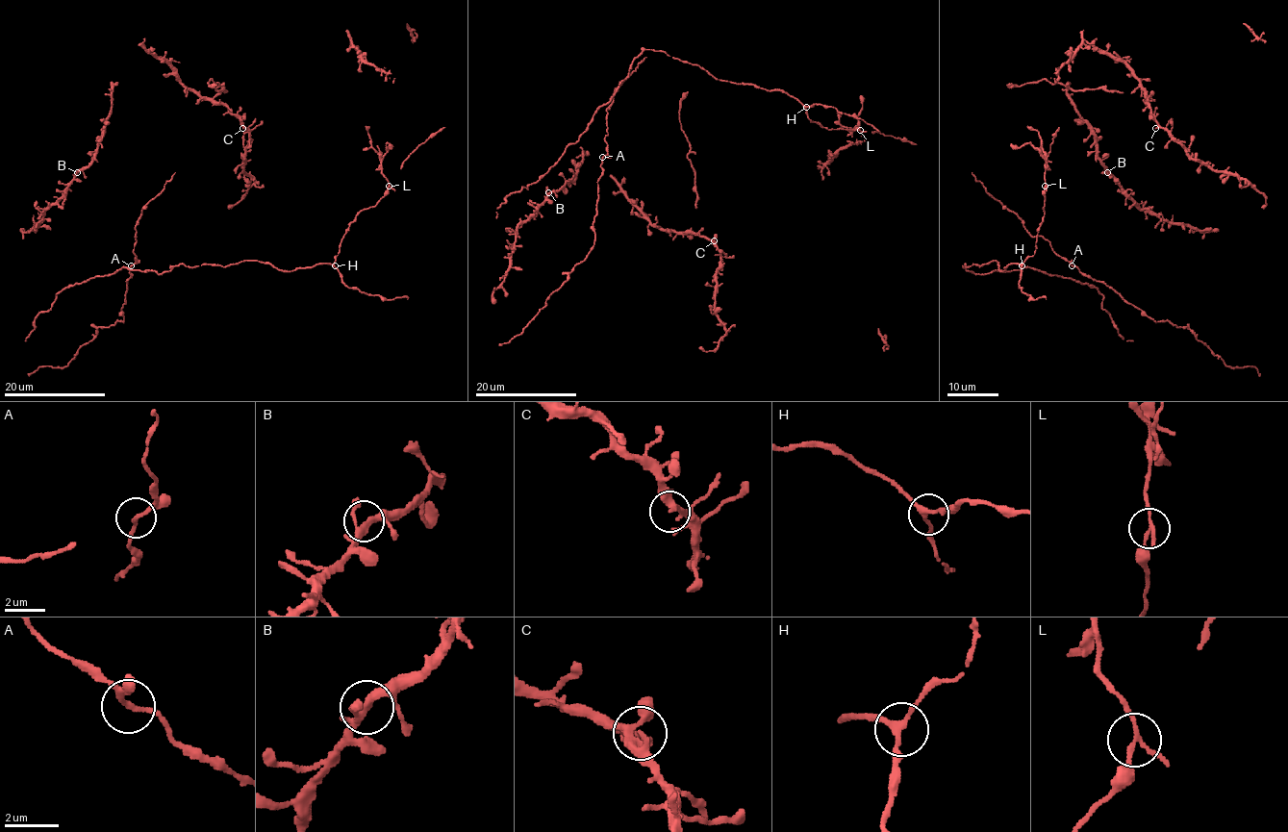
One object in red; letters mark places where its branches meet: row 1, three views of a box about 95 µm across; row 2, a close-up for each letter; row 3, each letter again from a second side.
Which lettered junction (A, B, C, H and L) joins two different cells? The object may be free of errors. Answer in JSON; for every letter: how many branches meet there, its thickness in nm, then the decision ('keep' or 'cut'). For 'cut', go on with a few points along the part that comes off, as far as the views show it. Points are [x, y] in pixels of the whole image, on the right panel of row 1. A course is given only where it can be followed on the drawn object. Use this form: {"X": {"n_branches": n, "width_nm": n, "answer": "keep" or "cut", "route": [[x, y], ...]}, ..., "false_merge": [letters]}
{"A": {"n_branches": 2, "width_nm": 190, "answer": "keep"}, "B": {"n_branches": 3, "width_nm": 280, "answer": "keep"}, "C": {"n_branches": 2, "width_nm": 130, "answer": "keep"}, "H": {"n_branches": 3, "width_nm": 200, "answer": "keep"}, "L": {"n_branches": 3, "width_nm": 140, "answer": "cut", "route": [[1045, 186], [1045, 152], [1038, 132], [1027, 125]]}, "false_merge": ["L"]}

